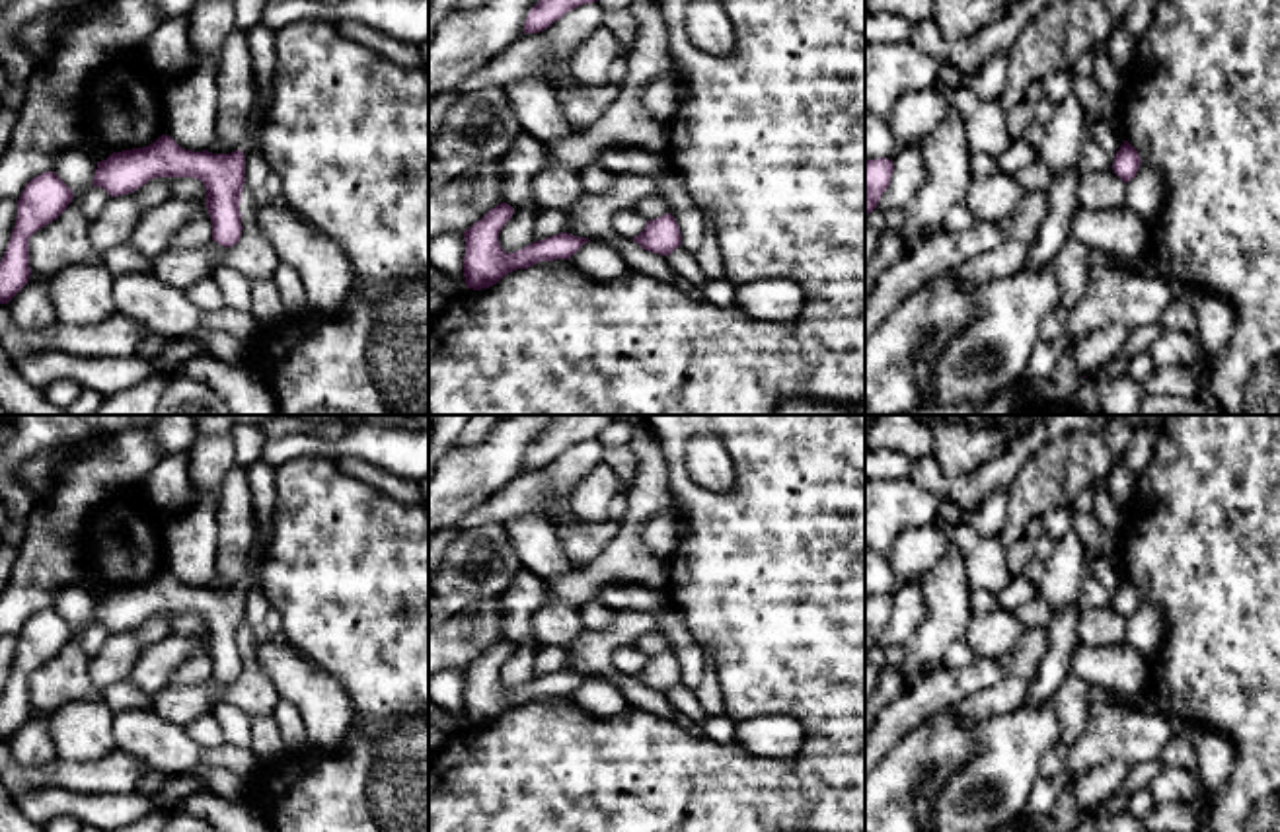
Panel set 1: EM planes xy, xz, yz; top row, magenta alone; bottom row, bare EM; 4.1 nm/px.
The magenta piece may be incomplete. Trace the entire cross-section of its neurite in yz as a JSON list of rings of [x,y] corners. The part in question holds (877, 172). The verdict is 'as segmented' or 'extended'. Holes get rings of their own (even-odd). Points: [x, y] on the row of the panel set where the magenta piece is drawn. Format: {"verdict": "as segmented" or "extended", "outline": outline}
{"verdict": "as segmented", "outline": [[[865,160],[865,218],[879,207],[883,193],[890,185],[894,173],[892,160]]]}

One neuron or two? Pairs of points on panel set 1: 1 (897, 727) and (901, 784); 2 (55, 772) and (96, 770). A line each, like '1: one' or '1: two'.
1: two
2: one

